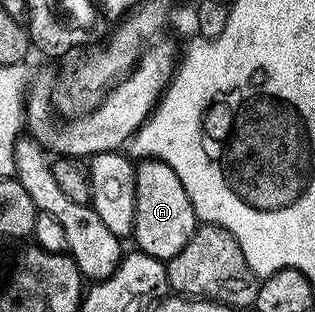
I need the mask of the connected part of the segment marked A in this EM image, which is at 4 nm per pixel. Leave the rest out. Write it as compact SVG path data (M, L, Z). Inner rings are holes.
M144 159L136 165L136 202L134 203L134 227L131 240L136 241L135 248L146 255L154 255L154 259L167 263L190 243L198 228L198 218L194 211L194 203L190 195L186 195L186 187L182 187L182 179L174 175L174 171L165 161Z

